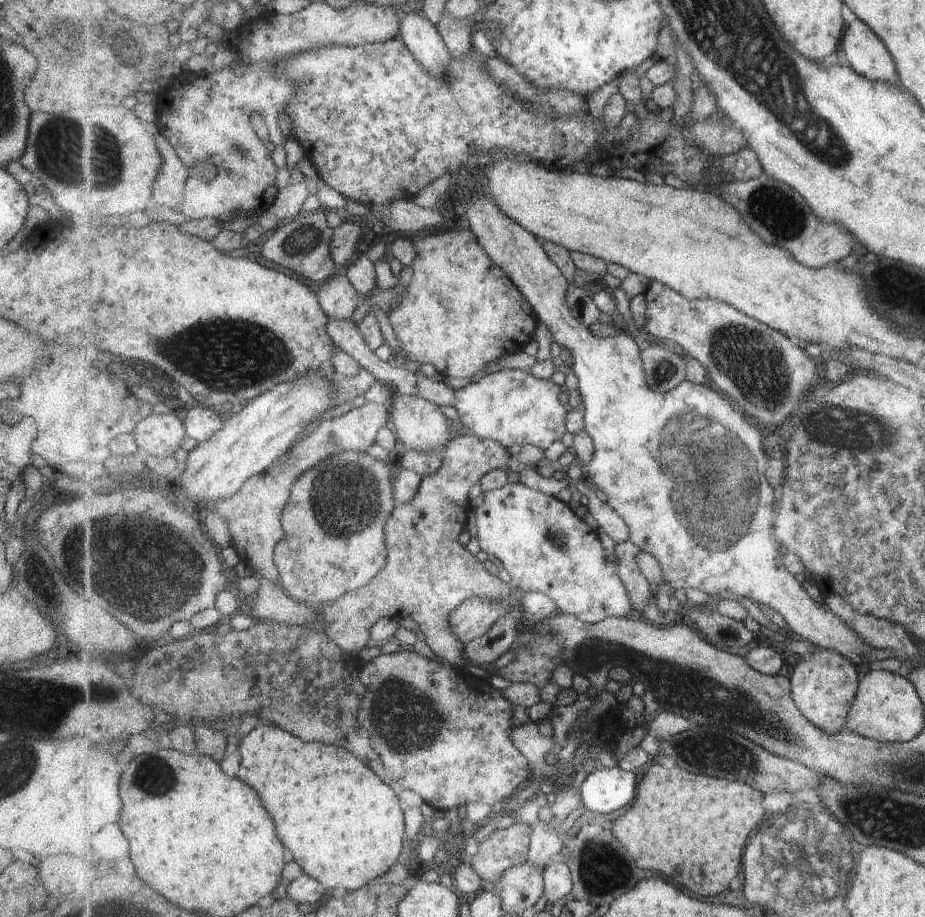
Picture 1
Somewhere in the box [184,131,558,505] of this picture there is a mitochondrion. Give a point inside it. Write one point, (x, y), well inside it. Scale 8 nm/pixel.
(306, 237)

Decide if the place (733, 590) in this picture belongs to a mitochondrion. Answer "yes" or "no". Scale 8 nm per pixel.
no

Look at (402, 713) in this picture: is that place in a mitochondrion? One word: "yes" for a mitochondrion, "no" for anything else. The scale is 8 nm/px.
yes

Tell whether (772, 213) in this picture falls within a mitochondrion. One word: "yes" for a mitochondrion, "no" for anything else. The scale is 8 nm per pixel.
yes

